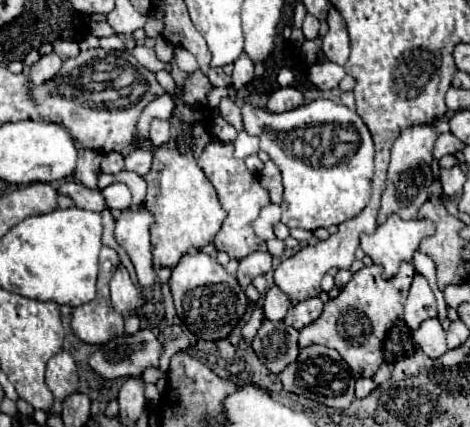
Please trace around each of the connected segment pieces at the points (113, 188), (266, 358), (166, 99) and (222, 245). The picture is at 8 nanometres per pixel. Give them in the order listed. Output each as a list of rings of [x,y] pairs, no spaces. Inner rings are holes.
[[[115,181],[113,185],[105,187],[101,191],[101,195],[105,197],[105,203],[107,203],[109,209],[123,211],[123,209],[127,209],[131,205],[131,191],[129,191],[129,187],[125,183]]]
[[[265,319],[253,339],[253,349],[261,363],[279,375],[287,365],[297,361],[297,329],[287,327],[283,321]]]
[[[161,95],[155,101],[151,101],[143,109],[143,113],[139,117],[139,123],[137,123],[137,143],[149,139],[149,125],[151,125],[151,121],[155,117],[157,119],[171,119],[173,107],[175,107],[175,103],[173,103],[173,99],[169,95]]]
[[[211,141],[203,149],[203,153],[199,157],[199,165],[201,165],[205,177],[209,179],[209,183],[215,187],[221,207],[227,211],[227,219],[223,221],[223,227],[213,241],[215,249],[225,251],[231,259],[237,259],[237,261],[247,257],[249,253],[265,251],[265,243],[255,235],[251,223],[259,217],[259,211],[265,205],[269,205],[271,201],[269,201],[267,191],[259,185],[259,179],[245,167],[245,161],[239,161],[233,157],[233,145]]]

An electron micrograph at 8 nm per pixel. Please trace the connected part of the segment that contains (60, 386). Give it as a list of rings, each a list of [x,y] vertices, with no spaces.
[[[61,351],[49,359],[45,371],[45,383],[57,401],[63,401],[65,397],[77,391],[79,375],[71,353]]]

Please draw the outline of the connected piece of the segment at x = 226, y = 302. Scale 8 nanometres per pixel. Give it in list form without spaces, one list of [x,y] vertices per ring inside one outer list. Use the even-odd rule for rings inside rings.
[[[203,251],[187,253],[177,263],[177,267],[173,267],[169,285],[179,319],[193,335],[205,341],[225,339],[235,329],[235,325],[239,323],[247,309],[247,297],[237,279],[229,275],[215,259],[211,259]]]

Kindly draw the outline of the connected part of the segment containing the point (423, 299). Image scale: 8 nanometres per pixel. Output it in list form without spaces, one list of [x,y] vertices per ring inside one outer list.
[[[415,275],[405,303],[405,323],[409,325],[409,329],[417,329],[425,319],[431,317],[437,317],[437,303],[433,291],[425,277]]]

